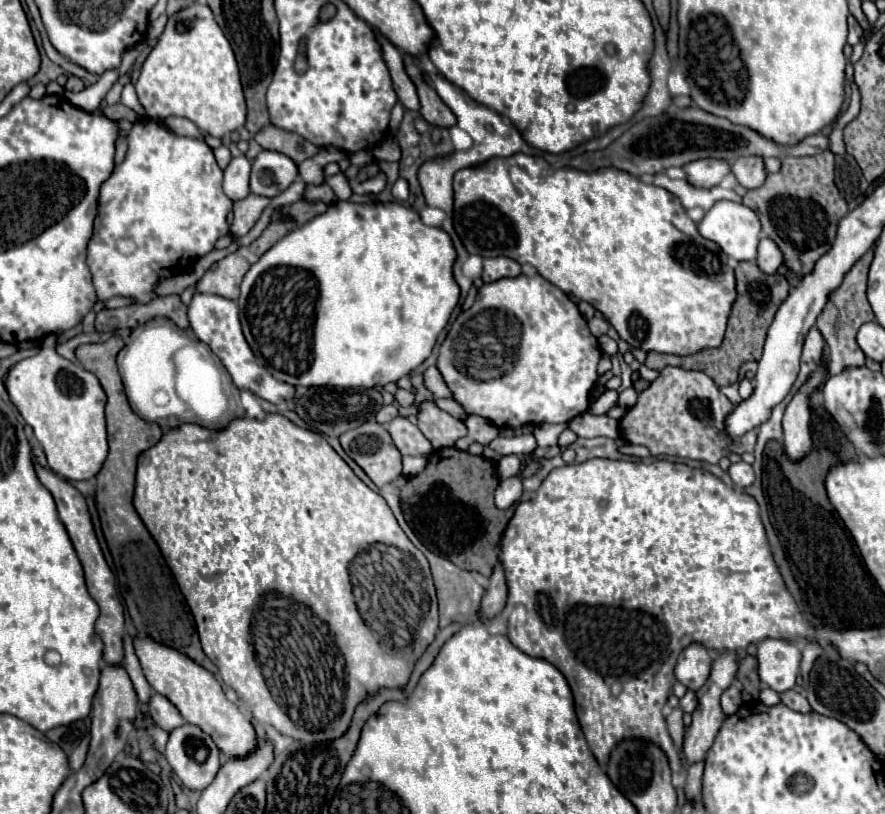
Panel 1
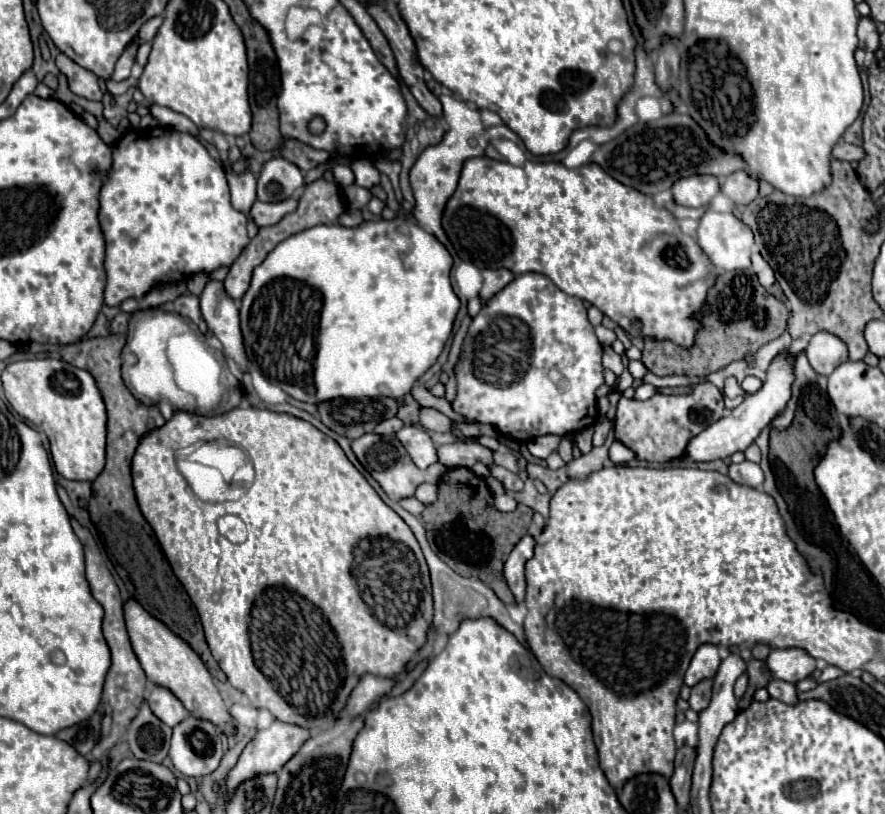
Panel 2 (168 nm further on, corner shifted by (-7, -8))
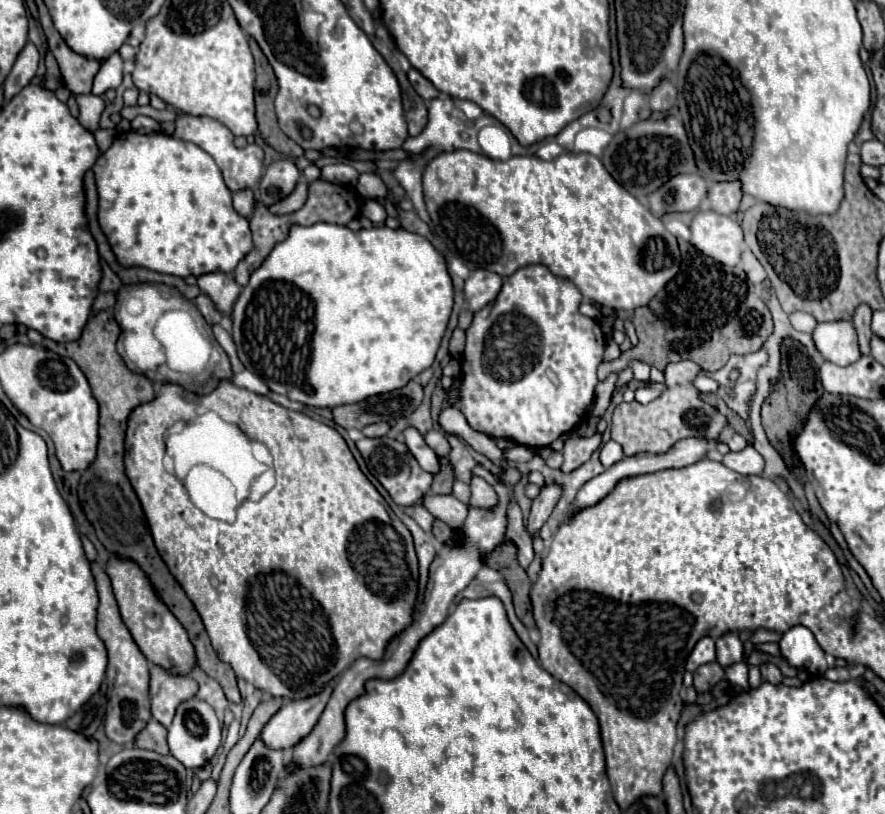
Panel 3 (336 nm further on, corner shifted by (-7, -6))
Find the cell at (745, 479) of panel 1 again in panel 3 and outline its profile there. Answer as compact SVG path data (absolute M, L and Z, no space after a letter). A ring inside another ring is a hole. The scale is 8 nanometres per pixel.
M747 445L739 453L733 453L733 451L727 453L725 459L723 459L723 465L741 473L741 475L761 475L763 467L765 467L765 461L751 445Z

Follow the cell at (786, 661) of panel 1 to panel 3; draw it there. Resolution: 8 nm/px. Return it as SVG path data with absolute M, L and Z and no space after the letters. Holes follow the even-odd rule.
M803 625L789 629L781 637L779 649L791 667L803 667L813 675L823 675L827 671L823 649L817 645L813 633Z

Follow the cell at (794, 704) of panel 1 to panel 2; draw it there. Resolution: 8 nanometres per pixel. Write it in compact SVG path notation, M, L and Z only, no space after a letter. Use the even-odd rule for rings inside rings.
M771 679L769 685L767 685L767 691L773 699L779 699L787 705L797 701L797 689L795 689L793 683L787 683L787 681L781 681L781 679Z

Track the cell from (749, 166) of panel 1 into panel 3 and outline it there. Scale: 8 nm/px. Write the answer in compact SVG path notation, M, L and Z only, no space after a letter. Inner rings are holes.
M721 181L721 183L711 183L709 185L709 199L711 199L711 209L721 213L721 215L733 215L737 213L741 199L743 199L743 189L739 181Z

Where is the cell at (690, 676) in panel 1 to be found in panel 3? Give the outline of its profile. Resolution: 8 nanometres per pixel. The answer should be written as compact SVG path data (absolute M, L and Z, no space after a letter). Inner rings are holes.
M703 637L695 649L691 651L689 659L687 659L687 671L695 671L697 667L715 661L715 639L713 637Z

